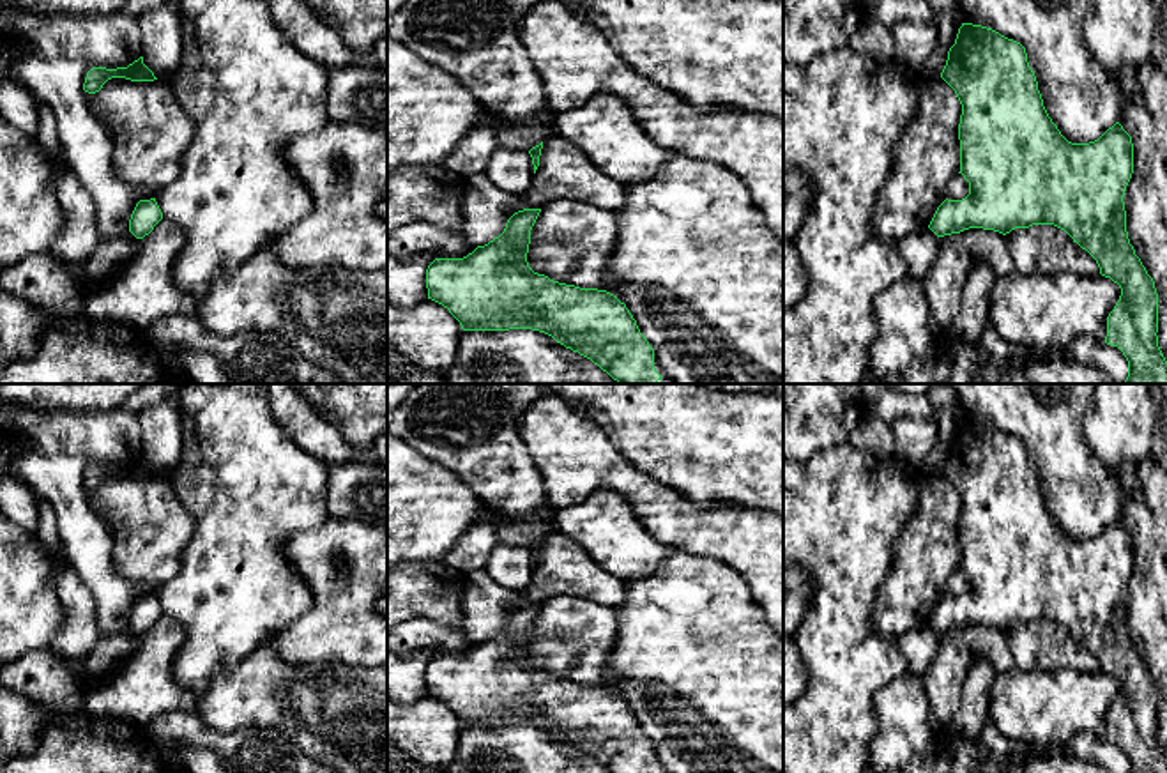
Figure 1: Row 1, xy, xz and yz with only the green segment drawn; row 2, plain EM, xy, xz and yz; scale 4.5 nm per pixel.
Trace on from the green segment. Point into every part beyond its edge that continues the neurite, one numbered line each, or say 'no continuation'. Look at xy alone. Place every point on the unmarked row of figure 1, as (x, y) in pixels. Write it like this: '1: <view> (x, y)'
no continuation

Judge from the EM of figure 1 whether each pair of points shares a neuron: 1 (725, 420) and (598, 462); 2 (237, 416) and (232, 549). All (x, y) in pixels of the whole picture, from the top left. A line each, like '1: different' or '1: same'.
1: different
2: same

